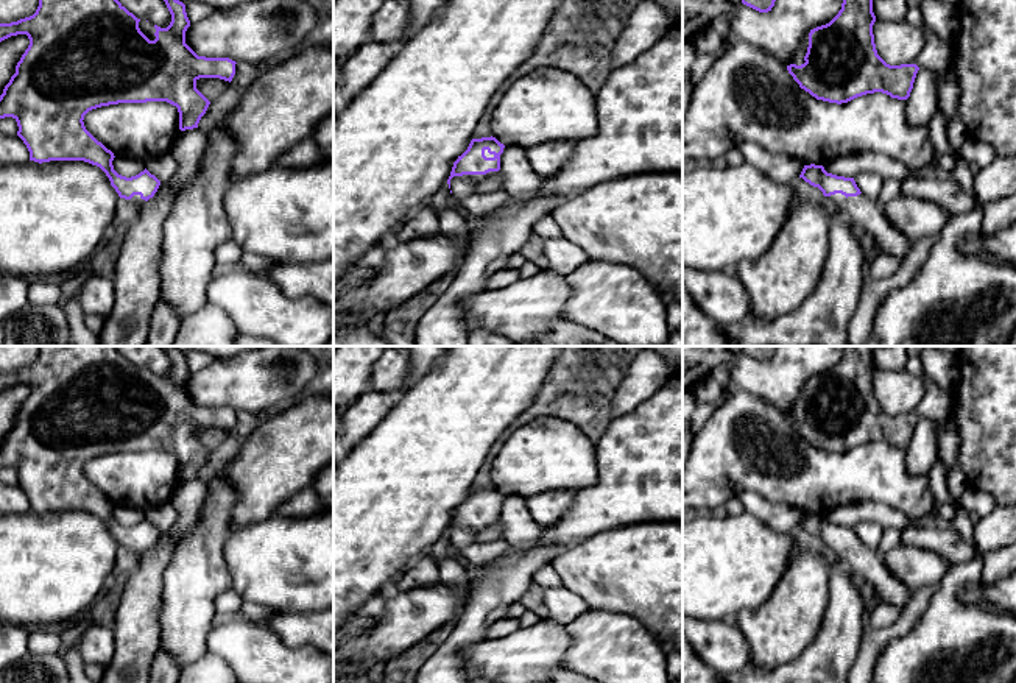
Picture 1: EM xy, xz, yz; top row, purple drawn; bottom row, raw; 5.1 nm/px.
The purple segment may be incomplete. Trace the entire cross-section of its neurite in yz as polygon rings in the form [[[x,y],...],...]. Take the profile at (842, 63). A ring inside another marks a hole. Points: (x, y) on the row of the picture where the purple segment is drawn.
[[[843,0],[838,14],[810,30],[785,67],[817,100],[848,103],[882,92],[907,100],[919,67],[887,64],[876,50],[873,0]]]

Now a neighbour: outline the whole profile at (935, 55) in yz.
[[[927,25],[921,27],[924,34],[924,47],[915,64],[919,69],[927,69],[935,75],[938,90],[944,81],[947,64],[952,56],[952,45],[940,39]]]

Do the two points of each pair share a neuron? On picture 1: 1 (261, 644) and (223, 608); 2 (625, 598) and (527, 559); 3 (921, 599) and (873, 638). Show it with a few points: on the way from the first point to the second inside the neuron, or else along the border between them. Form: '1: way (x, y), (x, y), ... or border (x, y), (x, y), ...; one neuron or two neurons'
1: border (236, 616), (222, 619); two neurons
2: border (569, 548), (550, 563); two neurons
3: way (913, 612), (893, 632), (885, 635); one neuron

